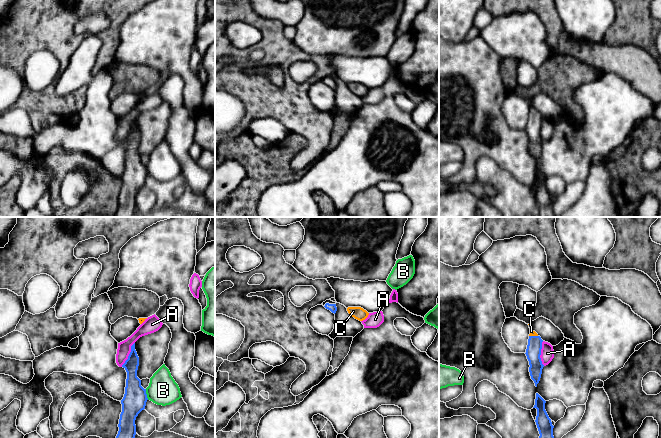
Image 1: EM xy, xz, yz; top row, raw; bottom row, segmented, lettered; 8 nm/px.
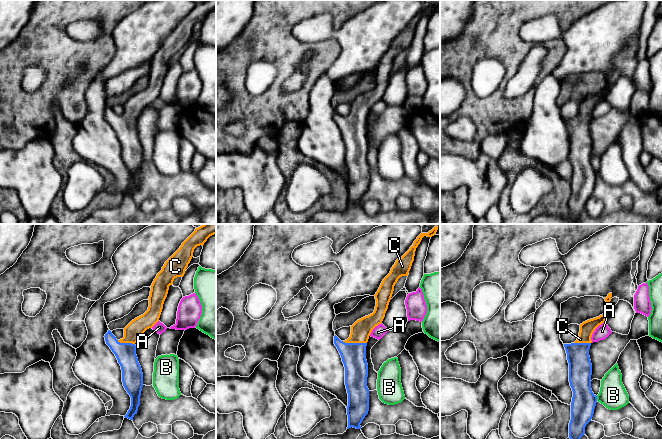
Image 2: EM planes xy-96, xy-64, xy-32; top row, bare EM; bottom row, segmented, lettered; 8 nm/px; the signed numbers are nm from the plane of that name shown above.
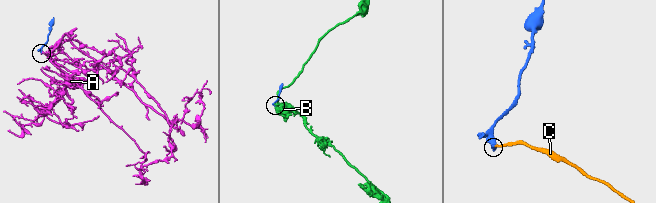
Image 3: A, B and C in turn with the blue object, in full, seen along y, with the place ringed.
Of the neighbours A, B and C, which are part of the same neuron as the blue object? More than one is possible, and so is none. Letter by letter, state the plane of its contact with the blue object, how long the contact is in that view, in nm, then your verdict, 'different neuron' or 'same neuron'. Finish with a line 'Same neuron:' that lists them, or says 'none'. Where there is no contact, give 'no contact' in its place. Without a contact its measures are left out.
A: yz | 200 nm | different neuron
B: xy | 90 nm | different neuron
C: yz | 70 nm | same neuron
Same neuron: C

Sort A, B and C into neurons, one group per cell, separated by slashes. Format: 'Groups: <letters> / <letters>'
Groups: A / B / C

